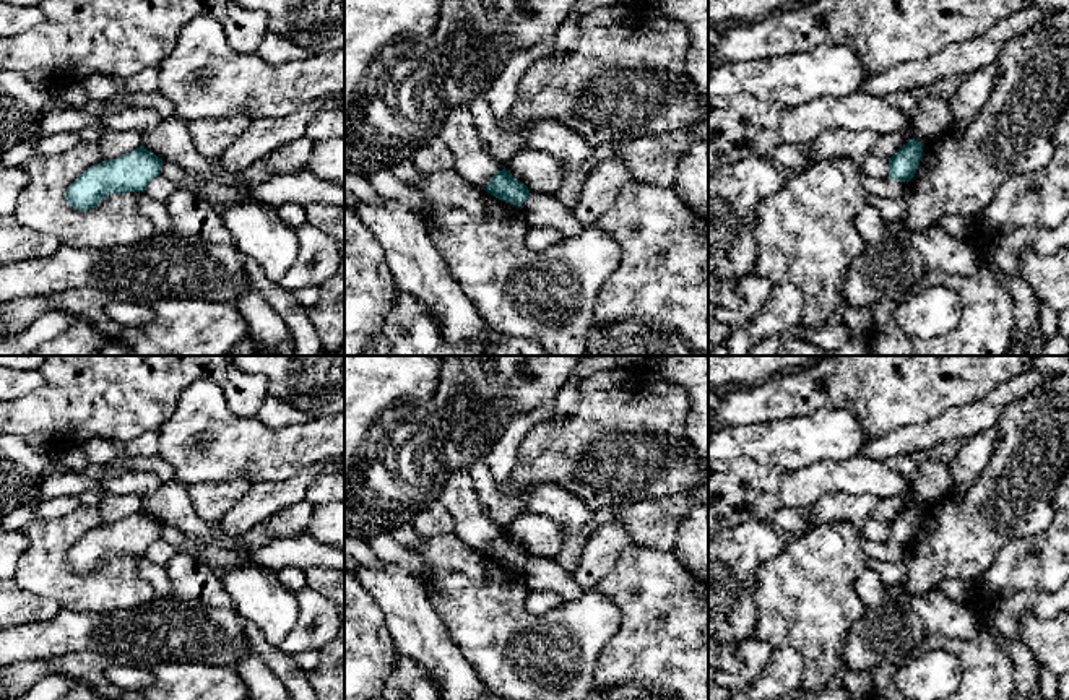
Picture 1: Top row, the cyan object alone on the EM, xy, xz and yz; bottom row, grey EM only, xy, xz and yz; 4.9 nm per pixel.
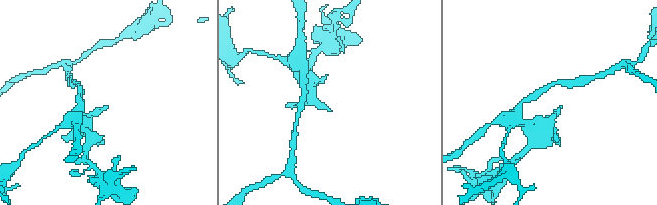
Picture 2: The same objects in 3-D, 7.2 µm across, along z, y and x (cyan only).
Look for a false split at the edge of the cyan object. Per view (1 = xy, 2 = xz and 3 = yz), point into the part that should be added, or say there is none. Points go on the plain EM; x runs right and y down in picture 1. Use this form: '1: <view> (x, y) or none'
1: none
2: none
3: none

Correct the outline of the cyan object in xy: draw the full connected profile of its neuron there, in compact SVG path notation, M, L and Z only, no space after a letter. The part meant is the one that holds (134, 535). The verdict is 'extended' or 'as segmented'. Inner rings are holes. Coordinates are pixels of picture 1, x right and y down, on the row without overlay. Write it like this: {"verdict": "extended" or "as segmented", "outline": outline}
{"verdict": "as segmented", "outline": "M140 510L120 521L102 525L84 534L67 552L70 570L88 575L112 557L145 555L146 549L159 539L162 523Z"}

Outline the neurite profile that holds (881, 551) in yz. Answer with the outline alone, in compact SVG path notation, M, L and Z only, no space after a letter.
M866 538L859 541L859 549L868 559L885 560L885 562L907 562L908 547L892 542L874 542Z

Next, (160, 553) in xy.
M156 539L145 552L145 557L156 565L166 567L179 551L164 539Z

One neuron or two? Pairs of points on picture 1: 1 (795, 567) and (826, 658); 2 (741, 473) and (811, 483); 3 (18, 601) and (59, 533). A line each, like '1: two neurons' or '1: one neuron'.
1: one neuron
2: two neurons
3: two neurons

